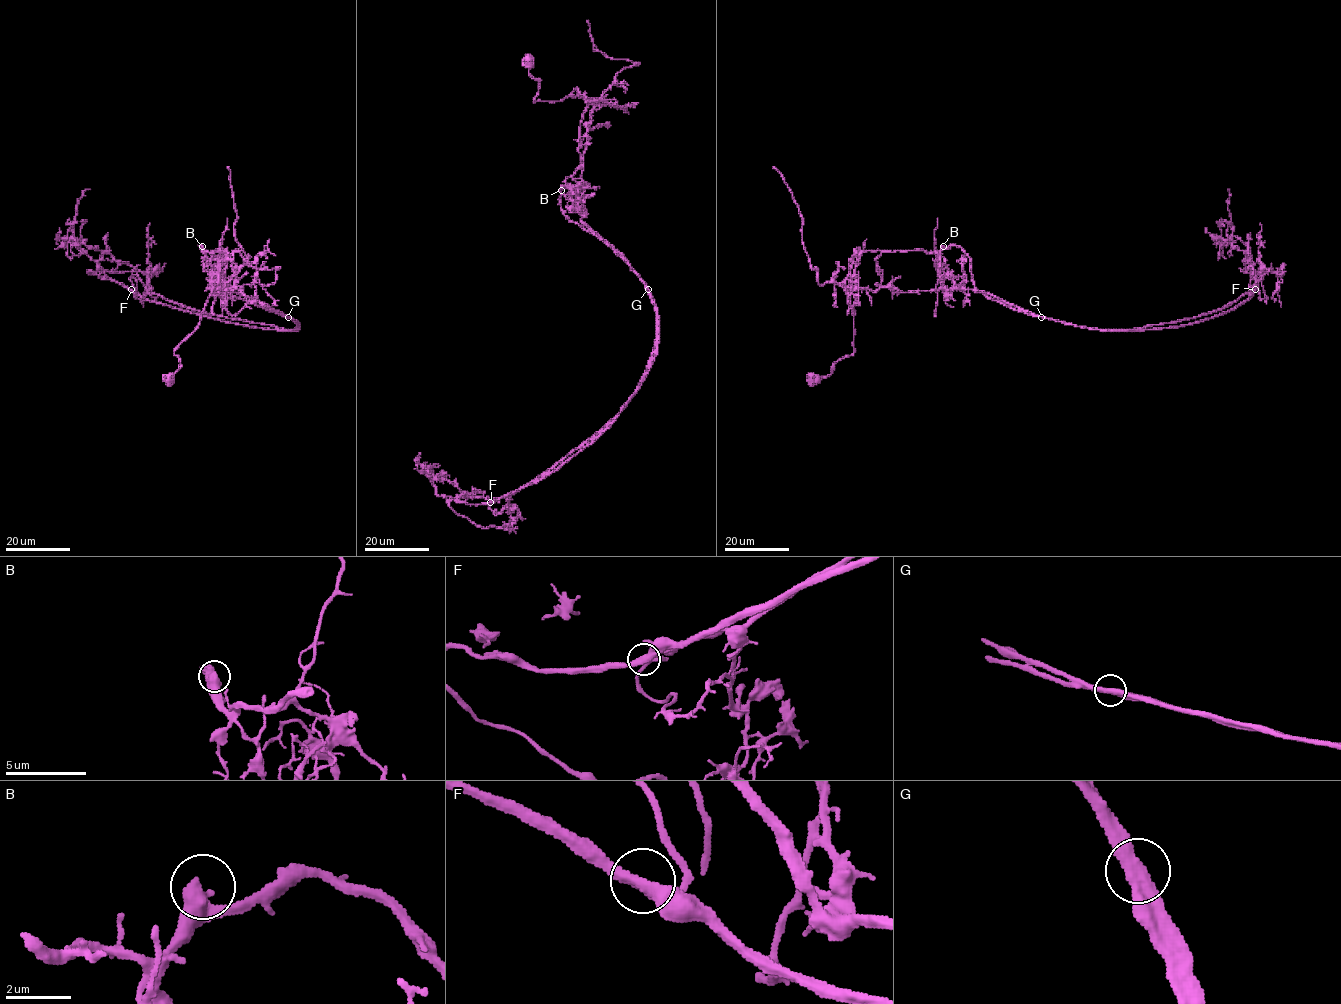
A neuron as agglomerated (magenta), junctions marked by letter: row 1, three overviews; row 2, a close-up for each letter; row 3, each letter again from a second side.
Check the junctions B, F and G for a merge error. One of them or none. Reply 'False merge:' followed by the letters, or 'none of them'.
False merge: G

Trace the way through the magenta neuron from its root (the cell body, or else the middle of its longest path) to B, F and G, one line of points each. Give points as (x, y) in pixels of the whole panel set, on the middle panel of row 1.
B: (528, 62), (528, 73), (539, 82), (534, 101), (559, 101), (576, 88), (588, 101), (580, 166), (561, 190)
F: (528, 62), (534, 101), (576, 88), (597, 99), (577, 205), (643, 281), (656, 340), (606, 428), (490, 502)
G: (528, 62), (539, 82), (534, 101), (559, 101), (576, 88), (597, 99), (578, 187), (581, 221), (647, 289)

